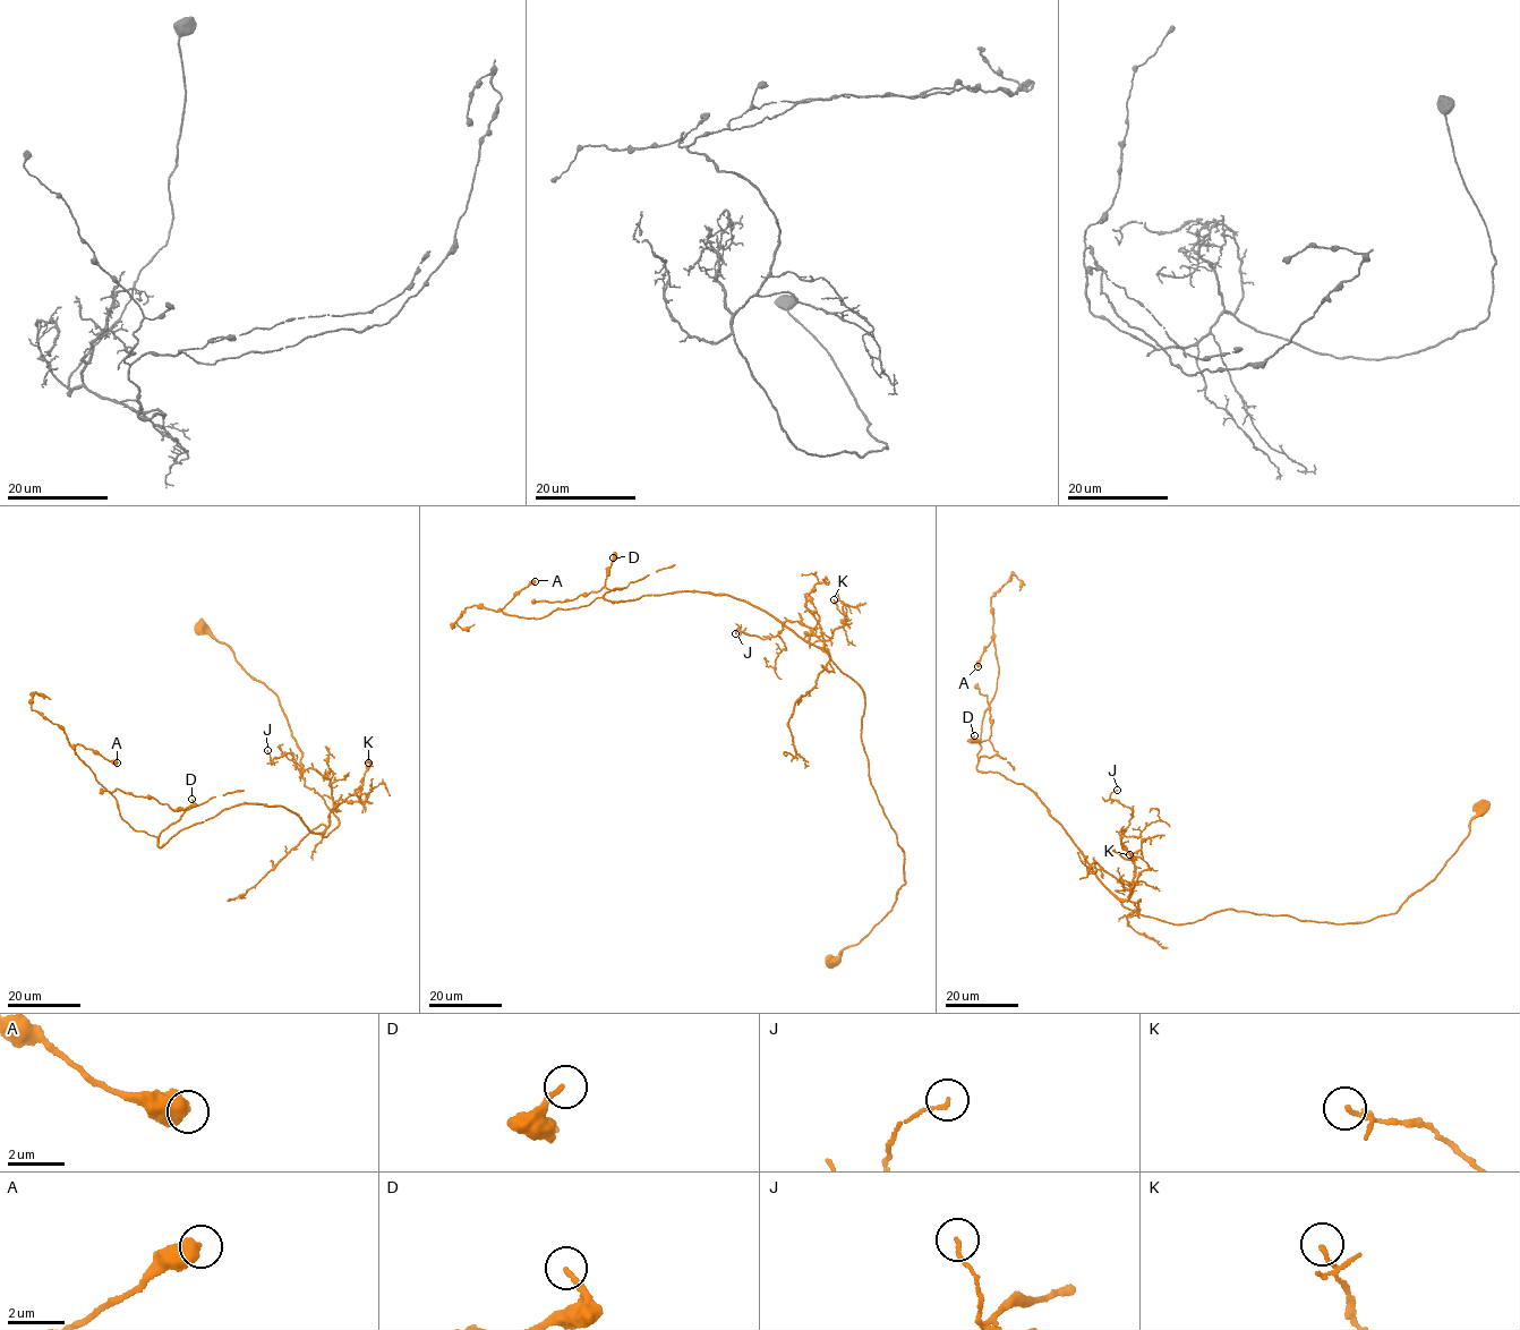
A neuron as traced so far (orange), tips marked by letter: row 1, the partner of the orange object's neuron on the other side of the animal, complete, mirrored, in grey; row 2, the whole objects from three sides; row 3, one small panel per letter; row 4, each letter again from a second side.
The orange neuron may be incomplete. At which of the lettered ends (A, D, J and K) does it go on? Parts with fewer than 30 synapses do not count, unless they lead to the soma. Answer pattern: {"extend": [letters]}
{"extend": []}

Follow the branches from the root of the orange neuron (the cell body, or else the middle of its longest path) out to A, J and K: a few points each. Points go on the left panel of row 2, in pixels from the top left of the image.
A: (202, 628), (276, 696), (304, 785), (340, 824), (325, 837), (244, 803), (160, 847), (75, 747), (117, 762)
J: (202, 628), (276, 696), (304, 785), (339, 819), (329, 835), (331, 779), (289, 753), (271, 761), (267, 750)
K: (202, 628), (276, 696), (302, 755), (304, 785), (339, 819), (325, 837), (329, 812), (359, 790), (368, 762)

